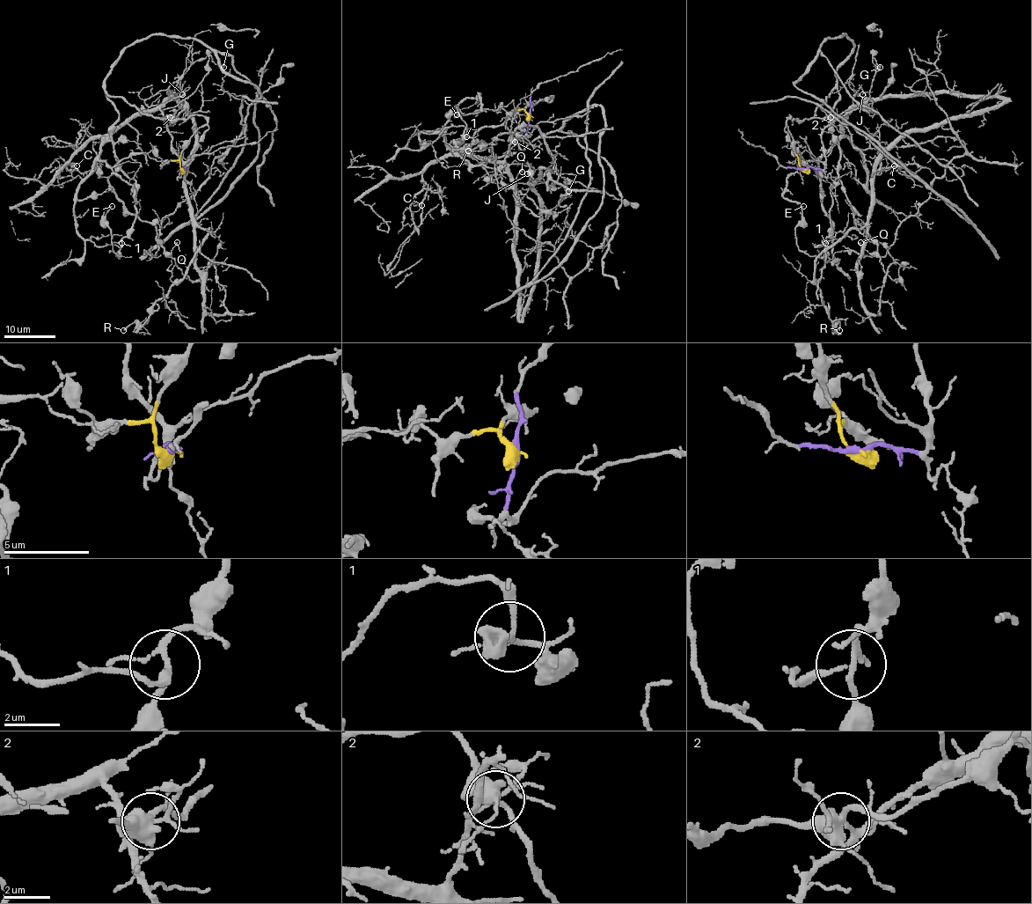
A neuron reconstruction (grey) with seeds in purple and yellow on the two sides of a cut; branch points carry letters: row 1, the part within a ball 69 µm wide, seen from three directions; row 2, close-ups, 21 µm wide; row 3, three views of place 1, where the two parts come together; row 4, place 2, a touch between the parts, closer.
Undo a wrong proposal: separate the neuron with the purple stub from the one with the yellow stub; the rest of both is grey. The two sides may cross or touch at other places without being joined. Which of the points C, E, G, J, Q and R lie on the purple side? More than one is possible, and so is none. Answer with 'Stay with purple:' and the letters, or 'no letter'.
Stay with purple: C, J, R

